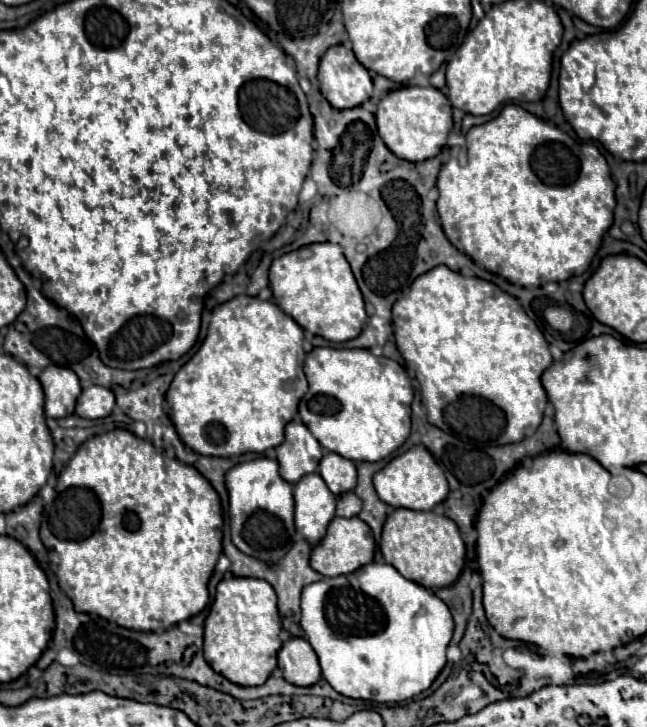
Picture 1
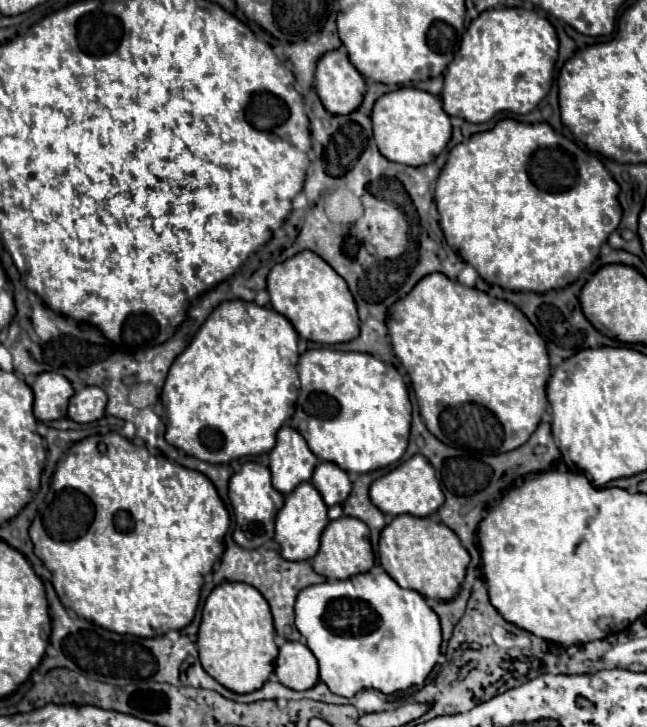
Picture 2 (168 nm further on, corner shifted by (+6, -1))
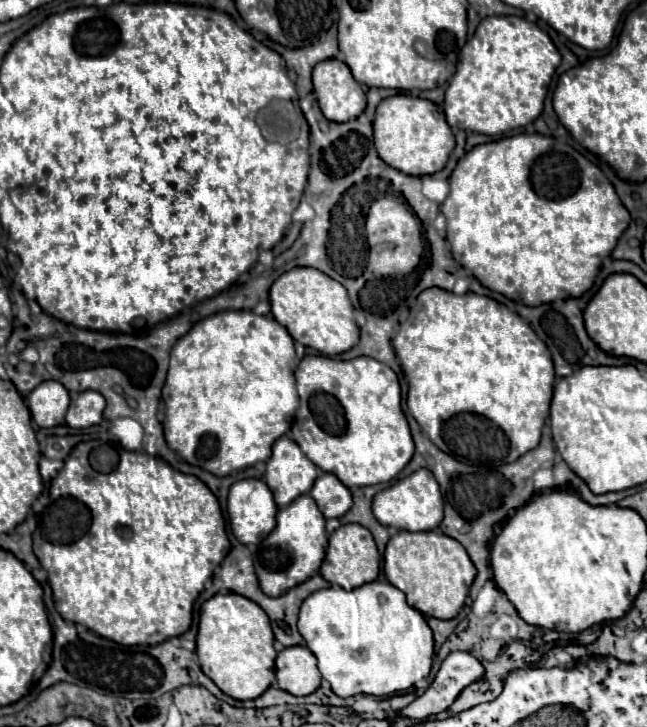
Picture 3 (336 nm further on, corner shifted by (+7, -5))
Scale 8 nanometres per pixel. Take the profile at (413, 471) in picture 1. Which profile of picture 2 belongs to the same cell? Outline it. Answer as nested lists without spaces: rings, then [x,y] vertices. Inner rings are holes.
[[[421,455],[411,457],[409,461],[391,469],[387,475],[375,479],[375,483],[371,483],[369,495],[371,495],[371,501],[375,503],[375,507],[379,507],[383,513],[389,513],[389,515],[409,513],[415,517],[427,517],[431,513],[435,513],[445,501],[439,481],[435,477],[435,469]]]

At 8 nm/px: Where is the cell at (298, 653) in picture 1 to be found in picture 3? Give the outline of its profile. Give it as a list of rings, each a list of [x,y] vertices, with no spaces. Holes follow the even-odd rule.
[[[286,647],[276,657],[278,687],[292,695],[310,695],[320,687],[320,671],[314,653],[304,647]]]

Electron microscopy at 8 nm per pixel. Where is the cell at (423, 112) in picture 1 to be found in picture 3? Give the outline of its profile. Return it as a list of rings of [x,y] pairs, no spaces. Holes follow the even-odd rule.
[[[394,95],[384,99],[376,109],[374,147],[380,159],[390,167],[404,175],[422,177],[444,169],[448,155],[454,149],[454,135],[446,123],[444,111],[432,101],[410,95]]]

